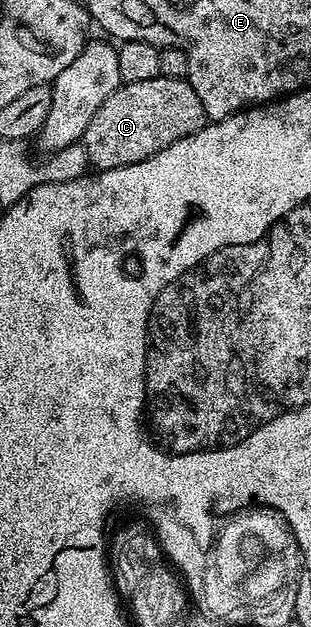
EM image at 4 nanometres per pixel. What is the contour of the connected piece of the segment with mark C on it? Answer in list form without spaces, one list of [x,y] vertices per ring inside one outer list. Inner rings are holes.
[[[159,76],[147,83],[131,83],[130,85],[122,83],[115,92],[107,95],[103,107],[99,107],[99,111],[95,111],[95,119],[91,119],[91,123],[87,123],[83,144],[89,156],[89,164],[94,170],[127,167],[163,151],[179,138],[199,131],[206,121],[203,103],[199,103],[199,95],[195,95],[188,80],[180,81]]]

